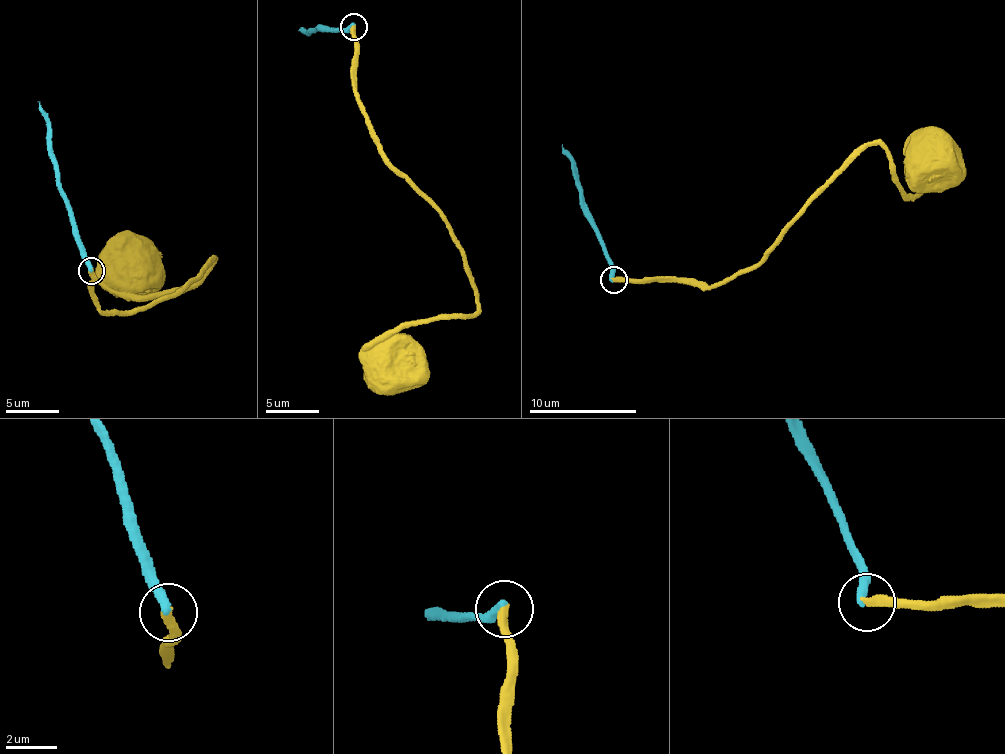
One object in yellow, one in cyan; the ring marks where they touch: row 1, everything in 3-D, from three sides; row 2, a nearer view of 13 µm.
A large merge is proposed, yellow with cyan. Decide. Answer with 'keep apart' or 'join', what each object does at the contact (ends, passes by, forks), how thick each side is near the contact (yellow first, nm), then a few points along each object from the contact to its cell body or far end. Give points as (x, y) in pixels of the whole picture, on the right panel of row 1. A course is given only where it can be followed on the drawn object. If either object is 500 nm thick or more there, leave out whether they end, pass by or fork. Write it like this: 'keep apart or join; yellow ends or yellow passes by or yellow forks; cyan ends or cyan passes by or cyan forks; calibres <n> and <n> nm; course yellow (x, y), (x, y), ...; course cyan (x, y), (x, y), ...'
join; yellow ends; cyan ends; calibres 360 and 380 nm; course yellow (613, 279), (731, 279), (753, 269), (861, 151), (879, 146), (905, 196), (913, 165), (929, 157); course cyan (613, 279), (613, 263), (583, 206), (572, 156), (561, 144)

